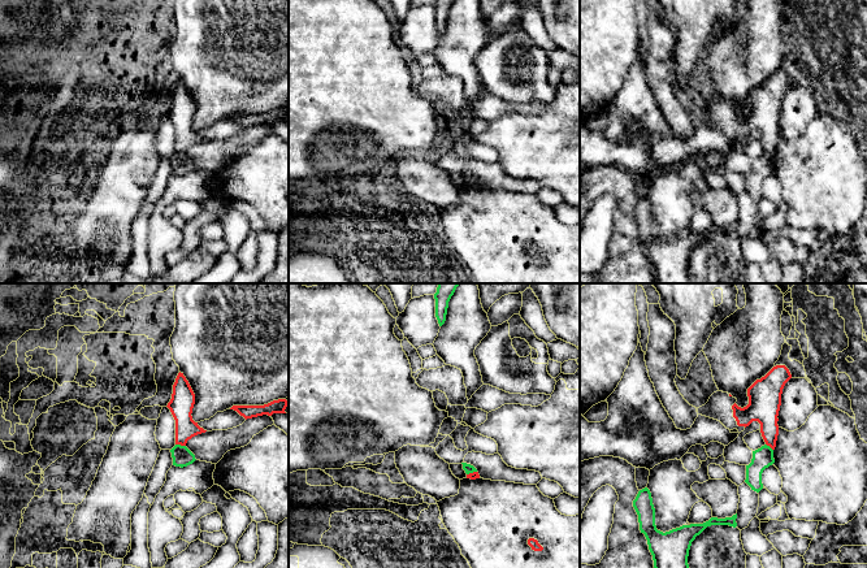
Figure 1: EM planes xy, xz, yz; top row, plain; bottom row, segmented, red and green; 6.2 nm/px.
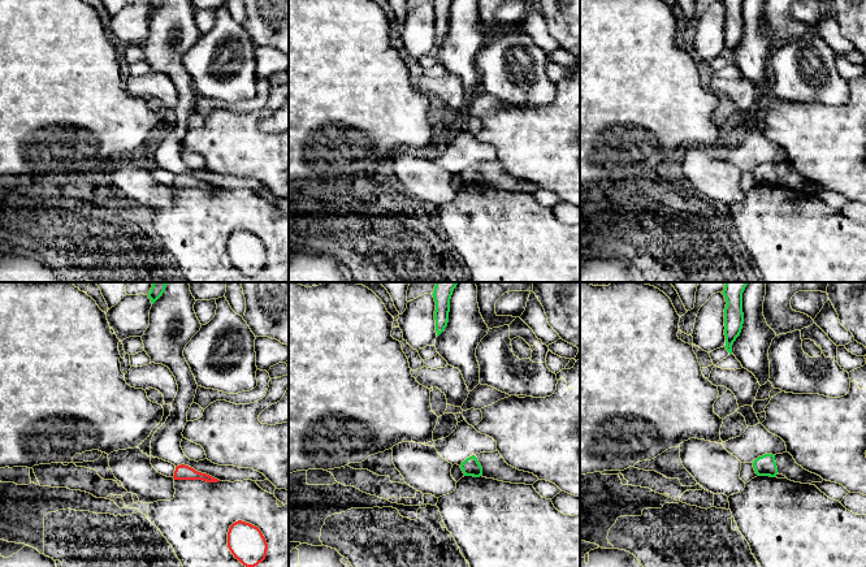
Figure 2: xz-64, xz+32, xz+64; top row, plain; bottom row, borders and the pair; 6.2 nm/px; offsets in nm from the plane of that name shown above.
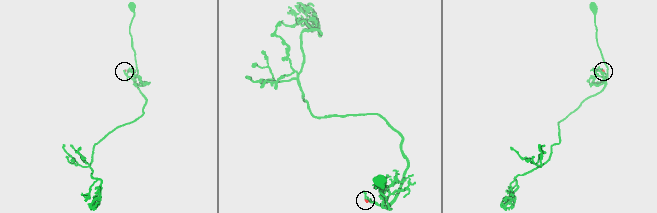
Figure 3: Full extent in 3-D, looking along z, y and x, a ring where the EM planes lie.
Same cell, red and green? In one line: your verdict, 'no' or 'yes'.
no

